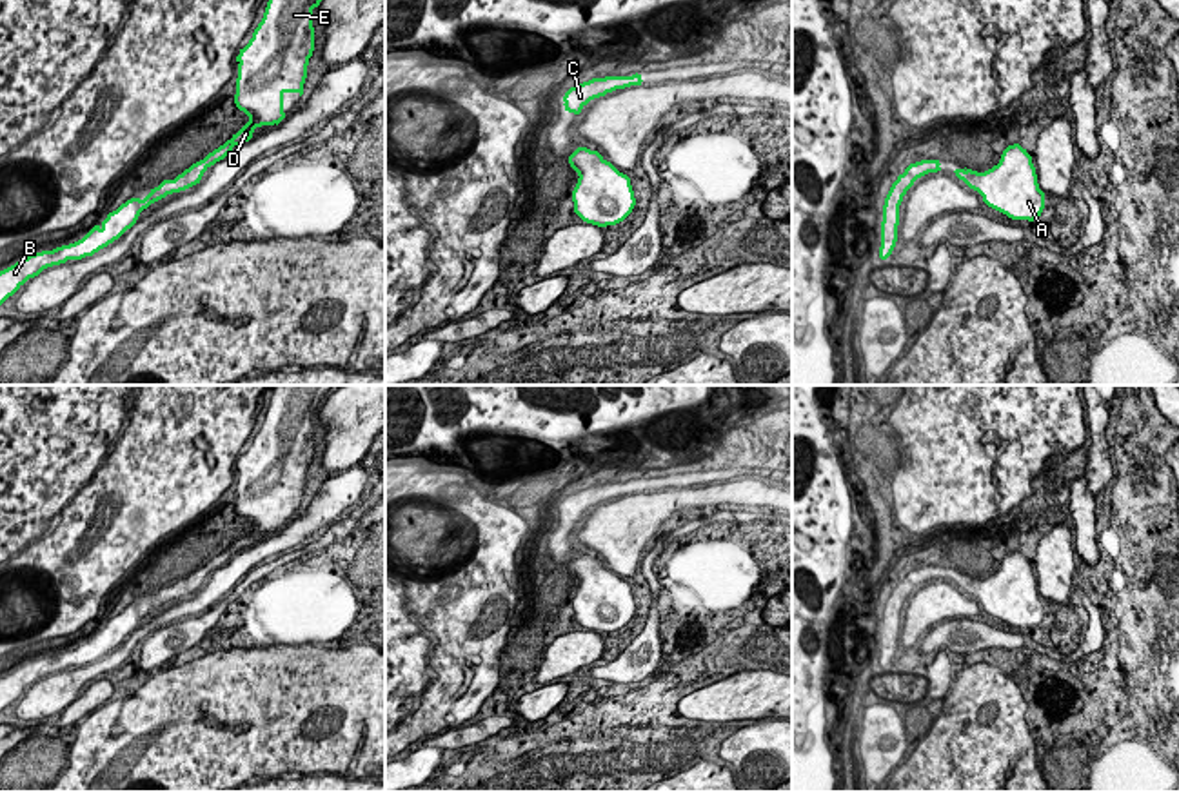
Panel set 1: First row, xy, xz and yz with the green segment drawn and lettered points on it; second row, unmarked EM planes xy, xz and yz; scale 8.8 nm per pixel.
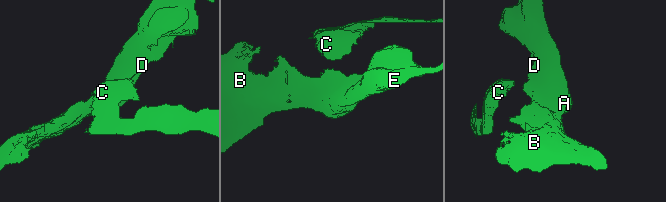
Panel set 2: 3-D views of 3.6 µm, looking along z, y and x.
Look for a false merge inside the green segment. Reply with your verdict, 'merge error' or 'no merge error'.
no merge error

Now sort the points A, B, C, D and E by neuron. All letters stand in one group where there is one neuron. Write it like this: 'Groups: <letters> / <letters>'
Groups: A B C D E

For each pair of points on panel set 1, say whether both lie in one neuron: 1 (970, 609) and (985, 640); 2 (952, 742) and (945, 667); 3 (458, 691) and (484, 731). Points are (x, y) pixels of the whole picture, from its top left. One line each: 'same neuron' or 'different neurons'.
1: different neurons
2: different neurons
3: different neurons

